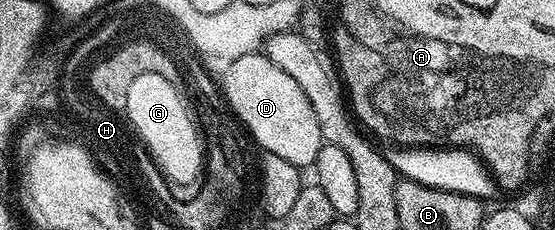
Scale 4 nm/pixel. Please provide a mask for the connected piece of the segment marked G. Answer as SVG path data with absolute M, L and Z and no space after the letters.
M139 75L138 86L129 88L129 114L139 132L145 133L146 141L151 143L161 177L174 186L189 185L202 176L206 154L203 141L201 145L201 137L197 134L197 125L173 84L163 75Z

